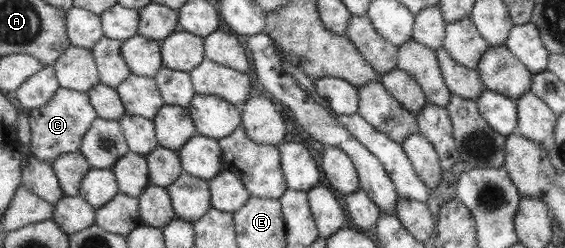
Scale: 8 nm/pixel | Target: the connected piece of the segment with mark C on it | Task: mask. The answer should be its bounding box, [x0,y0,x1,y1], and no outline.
[28,87,99,164]

